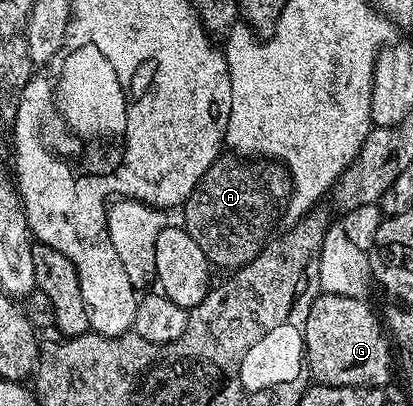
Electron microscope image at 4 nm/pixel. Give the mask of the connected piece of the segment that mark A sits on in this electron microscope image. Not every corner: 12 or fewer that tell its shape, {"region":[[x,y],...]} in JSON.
{"region":[[218,157],[180,222],[211,267],[261,254],[290,180]]}

